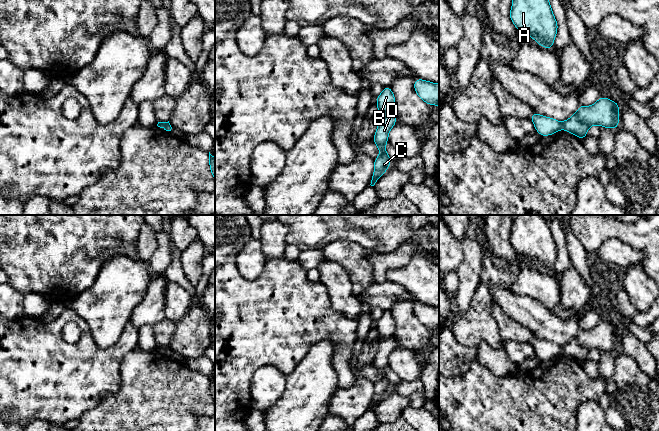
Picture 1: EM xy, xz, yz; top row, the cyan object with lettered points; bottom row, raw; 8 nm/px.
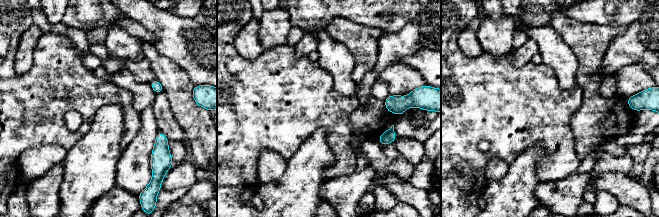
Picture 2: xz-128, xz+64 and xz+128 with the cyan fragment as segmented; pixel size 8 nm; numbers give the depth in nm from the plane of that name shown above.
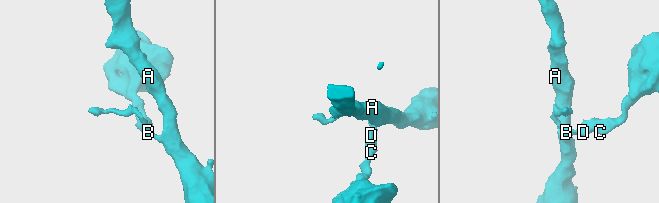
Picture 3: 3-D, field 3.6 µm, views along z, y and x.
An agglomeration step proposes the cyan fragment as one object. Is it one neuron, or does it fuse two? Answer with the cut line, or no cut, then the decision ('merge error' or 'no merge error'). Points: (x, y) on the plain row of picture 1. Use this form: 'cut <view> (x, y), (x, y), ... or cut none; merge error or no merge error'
cut xz (392, 336), (386, 336), (381, 339); merge error

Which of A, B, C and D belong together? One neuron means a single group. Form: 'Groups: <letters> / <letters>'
Groups: A B / C D

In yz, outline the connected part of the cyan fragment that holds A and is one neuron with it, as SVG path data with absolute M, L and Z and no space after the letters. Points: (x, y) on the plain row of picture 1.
M517 215L512 223L509 241L519 255L535 263L540 270L553 273L558 248L548 222L541 215Z

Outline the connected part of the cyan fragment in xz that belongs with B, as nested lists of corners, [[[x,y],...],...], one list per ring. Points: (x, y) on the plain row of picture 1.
[[[385,310],[381,318],[376,322],[376,330],[380,338],[393,337],[395,332],[395,321],[389,310]]]

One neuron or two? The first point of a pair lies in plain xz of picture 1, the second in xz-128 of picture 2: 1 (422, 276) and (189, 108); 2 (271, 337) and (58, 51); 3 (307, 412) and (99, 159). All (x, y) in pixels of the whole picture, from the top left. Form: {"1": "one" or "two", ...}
{"1": "two", "2": "one", "3": "one"}

